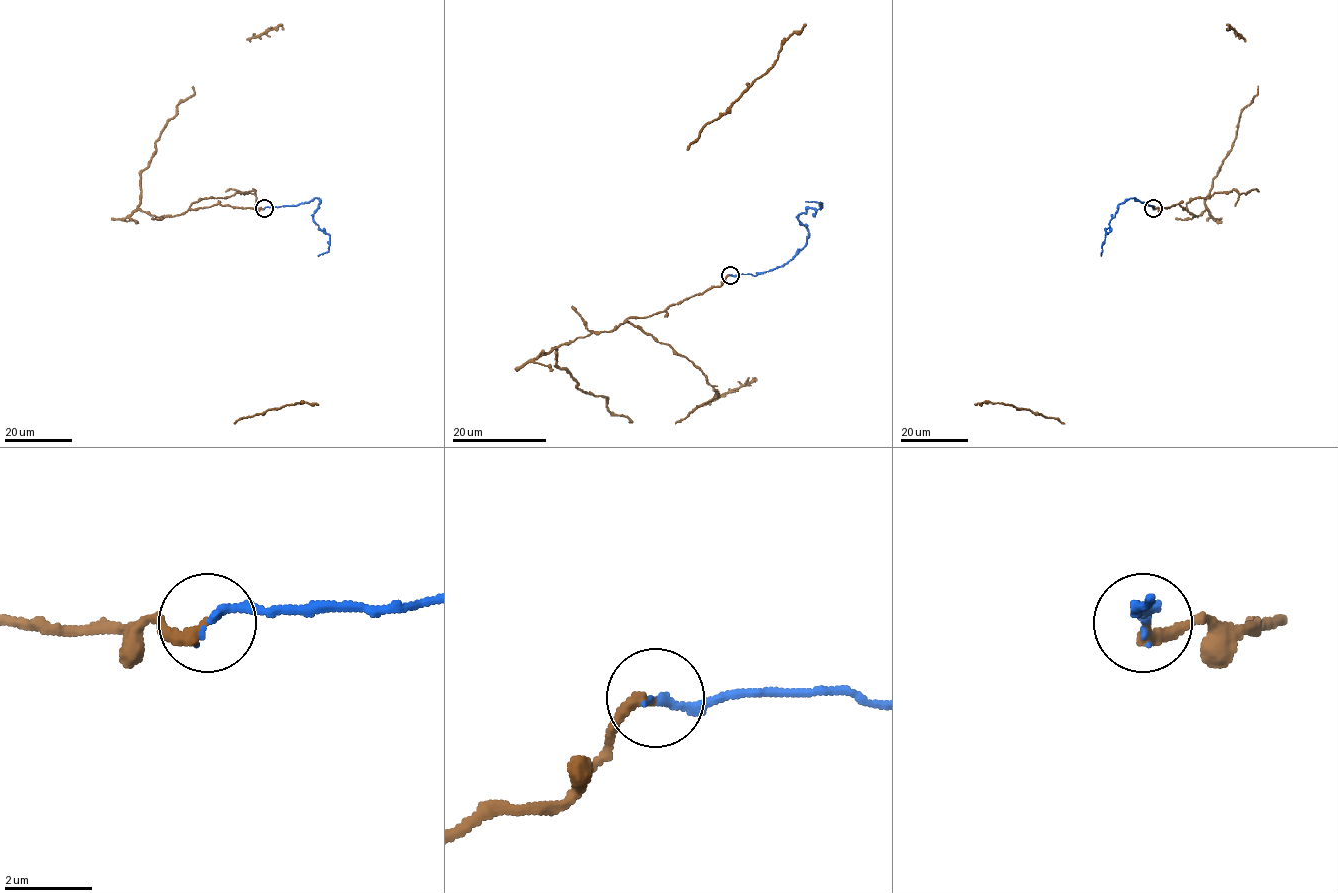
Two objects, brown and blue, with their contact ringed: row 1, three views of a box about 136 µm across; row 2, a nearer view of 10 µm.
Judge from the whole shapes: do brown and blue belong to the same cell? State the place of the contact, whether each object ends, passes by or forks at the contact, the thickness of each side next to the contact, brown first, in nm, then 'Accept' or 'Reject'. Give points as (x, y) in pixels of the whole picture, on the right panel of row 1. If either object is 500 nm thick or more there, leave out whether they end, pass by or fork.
Place: (1153, 208). At the ring brown ends. At the ring blue ends. Thickness 280 nm (brown) against 180 nm. Accept

